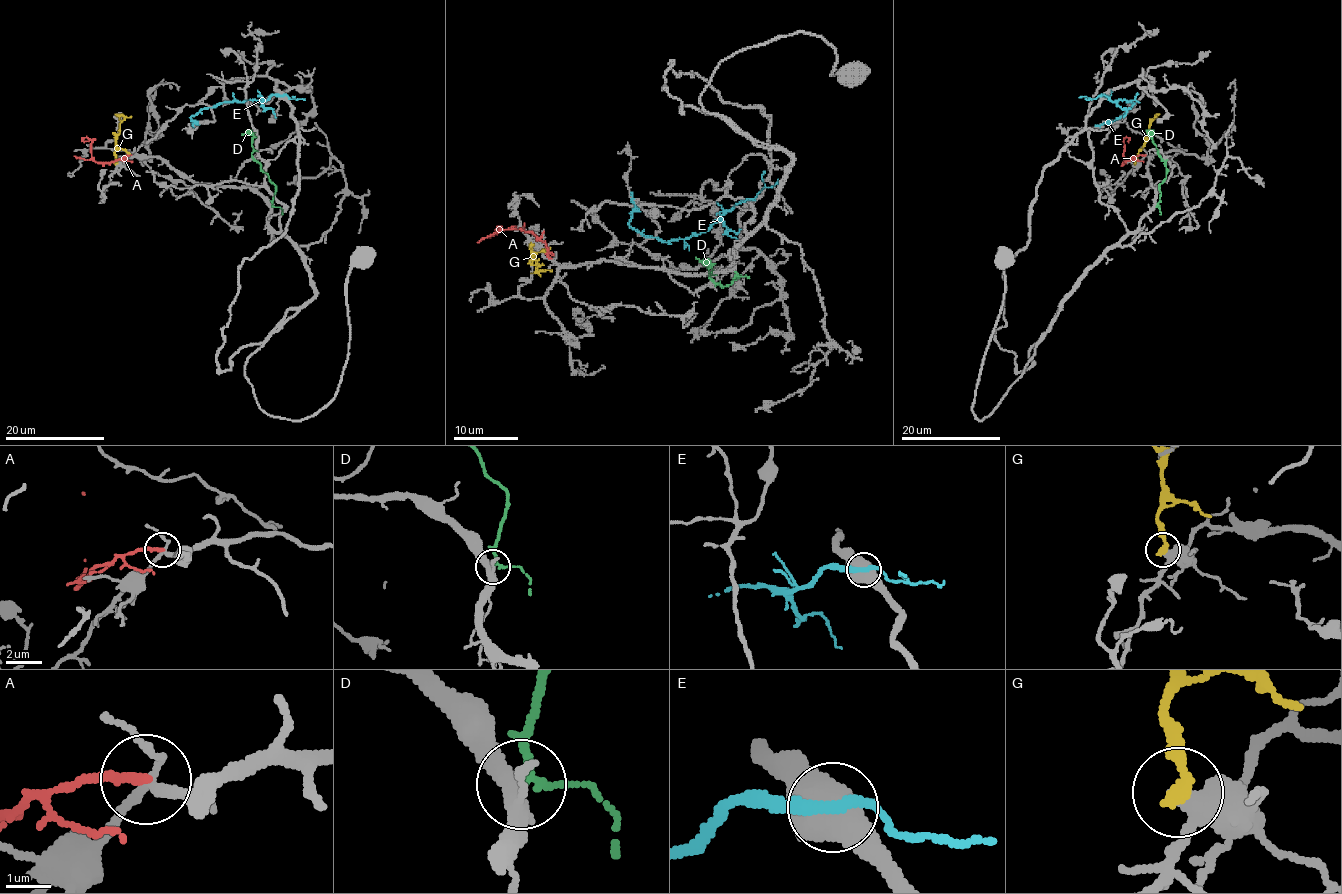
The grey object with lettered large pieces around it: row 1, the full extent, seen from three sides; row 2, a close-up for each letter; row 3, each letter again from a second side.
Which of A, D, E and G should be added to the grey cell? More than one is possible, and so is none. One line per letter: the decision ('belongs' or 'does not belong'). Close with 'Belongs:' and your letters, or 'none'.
A: does not belong
D: does not belong
E: does not belong
G: does not belong
Belongs: none

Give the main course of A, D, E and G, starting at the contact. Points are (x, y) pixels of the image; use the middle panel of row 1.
A: (548, 258), (547, 245), (531, 232), (500, 231), (500, 228), (488, 236), (497, 234)
D: (734, 271), (737, 278), (739, 274), (731, 283), (716, 284), (708, 276), (710, 265), (702, 263), (695, 257)
E: (749, 200), (736, 203), (699, 234), (663, 242), (657, 237), (642, 236), (629, 224), (634, 207), (631, 192)
G: (532, 244), (531, 255), (537, 268), (552, 271)

